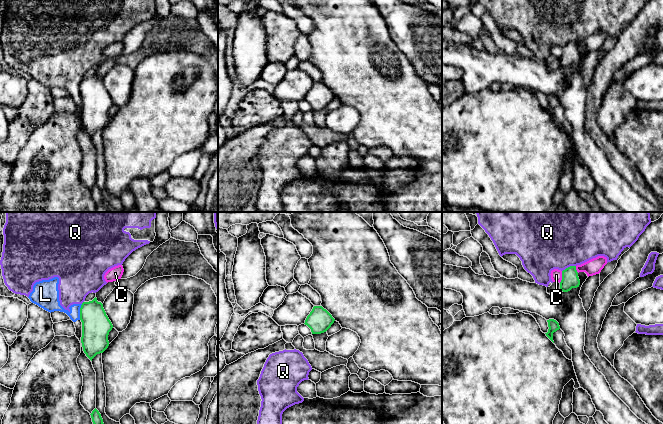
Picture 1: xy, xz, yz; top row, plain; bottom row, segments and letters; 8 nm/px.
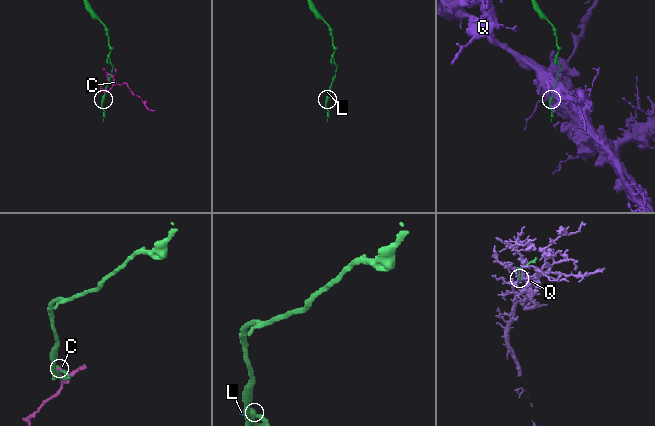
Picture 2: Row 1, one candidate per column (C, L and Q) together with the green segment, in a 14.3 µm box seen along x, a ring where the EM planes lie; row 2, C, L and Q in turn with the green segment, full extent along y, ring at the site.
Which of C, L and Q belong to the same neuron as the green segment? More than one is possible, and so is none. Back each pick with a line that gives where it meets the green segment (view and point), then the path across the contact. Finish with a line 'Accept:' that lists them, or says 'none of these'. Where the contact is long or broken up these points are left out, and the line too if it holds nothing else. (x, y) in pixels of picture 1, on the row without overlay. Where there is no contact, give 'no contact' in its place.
Accept: none of these

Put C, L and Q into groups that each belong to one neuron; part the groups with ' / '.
C / L Q

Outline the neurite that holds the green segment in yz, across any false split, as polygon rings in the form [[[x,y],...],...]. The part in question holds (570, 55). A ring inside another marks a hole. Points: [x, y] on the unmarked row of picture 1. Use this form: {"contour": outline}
{"contour": [[[570,42],[562,47],[562,56],[560,58],[560,66],[568,68],[572,64],[577,64],[580,61],[576,42]]]}

